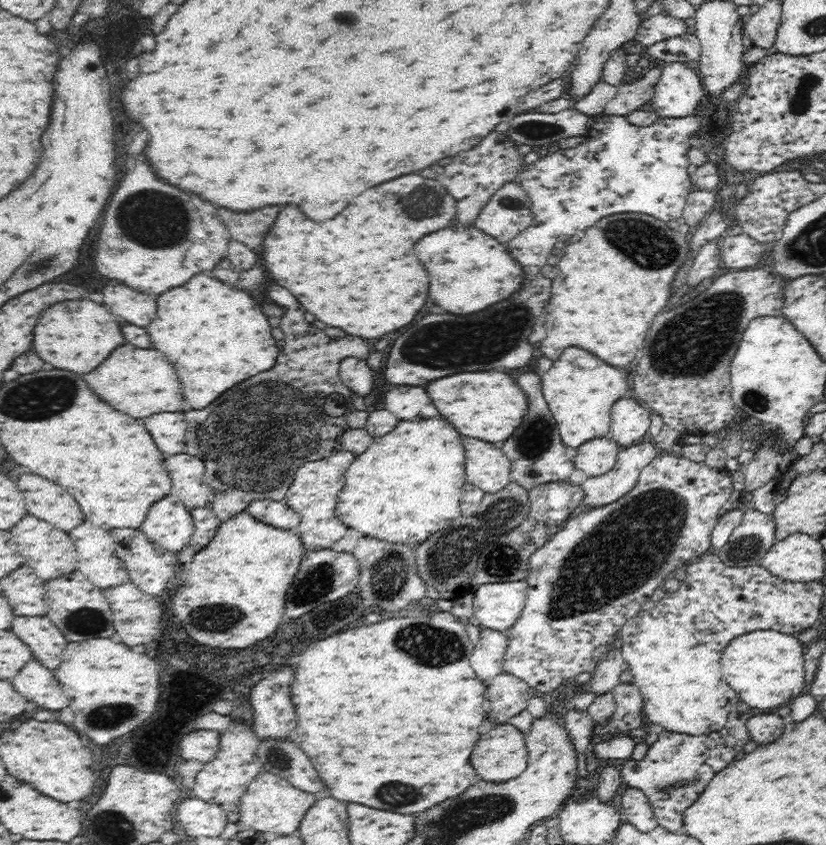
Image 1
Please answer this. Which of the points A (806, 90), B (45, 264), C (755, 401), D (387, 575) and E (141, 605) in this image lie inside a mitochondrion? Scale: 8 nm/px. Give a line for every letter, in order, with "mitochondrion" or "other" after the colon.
A: mitochondrion
B: mitochondrion
C: mitochondrion
D: mitochondrion
E: other

